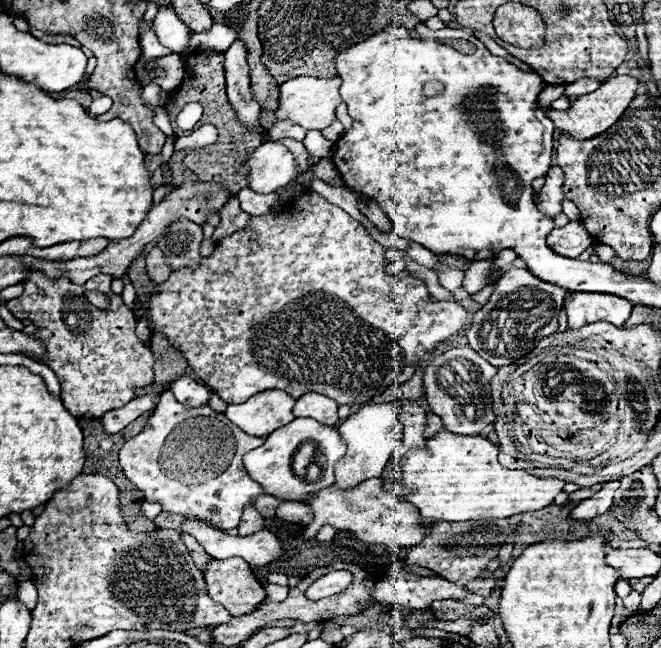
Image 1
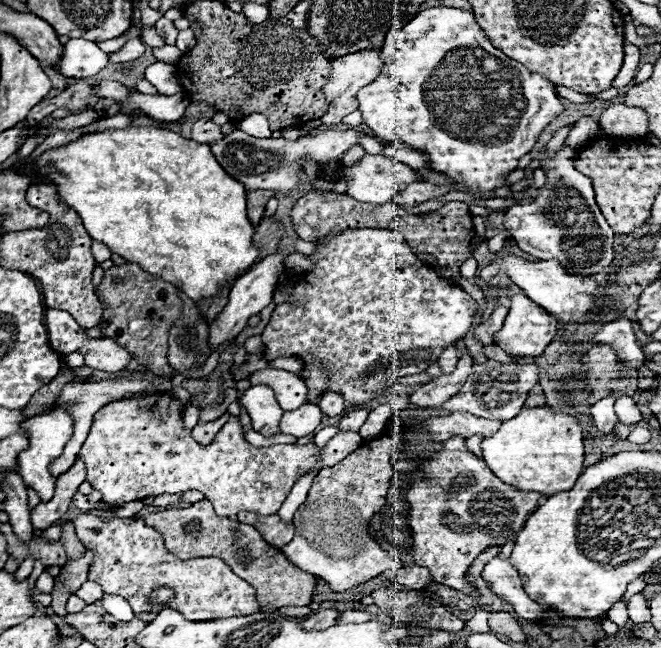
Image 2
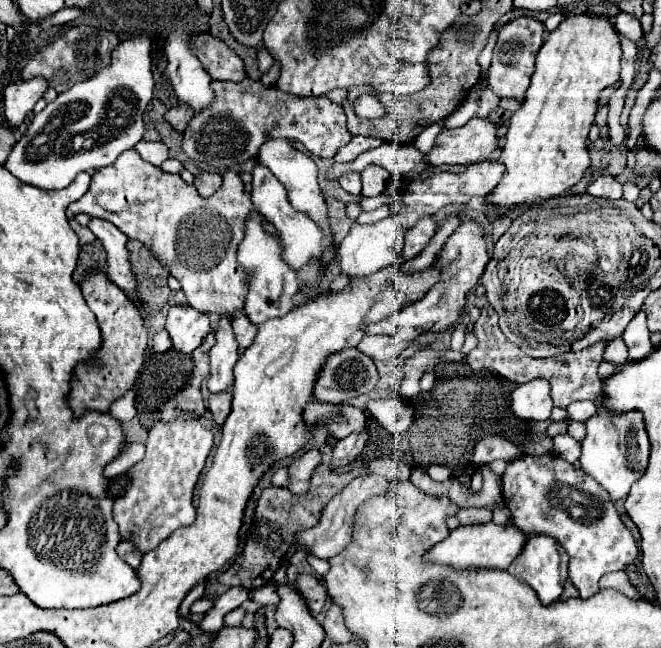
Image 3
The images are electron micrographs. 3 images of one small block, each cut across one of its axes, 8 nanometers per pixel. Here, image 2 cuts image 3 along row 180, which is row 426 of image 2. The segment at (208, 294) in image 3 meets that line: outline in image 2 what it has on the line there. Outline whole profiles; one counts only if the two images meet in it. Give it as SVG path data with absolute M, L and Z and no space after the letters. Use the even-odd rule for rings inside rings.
M158 392L104 406L94 416L92 434L88 434L78 458L86 464L86 480L102 492L102 502L106 504L126 504L148 496L200 490L220 518L234 518L244 510L272 516L298 478L306 472L334 466L362 442L360 434L338 432L322 450L312 442L304 446L274 444L256 448L244 440L238 416L230 416L212 444L200 446L192 438L192 430L184 428L184 404L168 392Z

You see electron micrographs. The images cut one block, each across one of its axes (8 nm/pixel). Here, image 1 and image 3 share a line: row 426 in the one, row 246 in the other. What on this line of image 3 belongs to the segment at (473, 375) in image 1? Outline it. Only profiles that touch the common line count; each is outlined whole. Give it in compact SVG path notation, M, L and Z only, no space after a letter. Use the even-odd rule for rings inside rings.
M476 220L462 222L458 226L458 230L448 238L448 242L444 244L444 248L438 256L436 266L440 266L440 272L442 272L440 282L436 286L432 286L432 290L422 300L404 306L400 312L396 312L388 320L370 324L366 332L368 334L390 334L390 336L398 336L400 340L412 342L416 336L420 336L424 332L448 330L462 314L466 296L478 284L486 264L488 264L488 252L486 252L486 242L482 236L482 226Z

